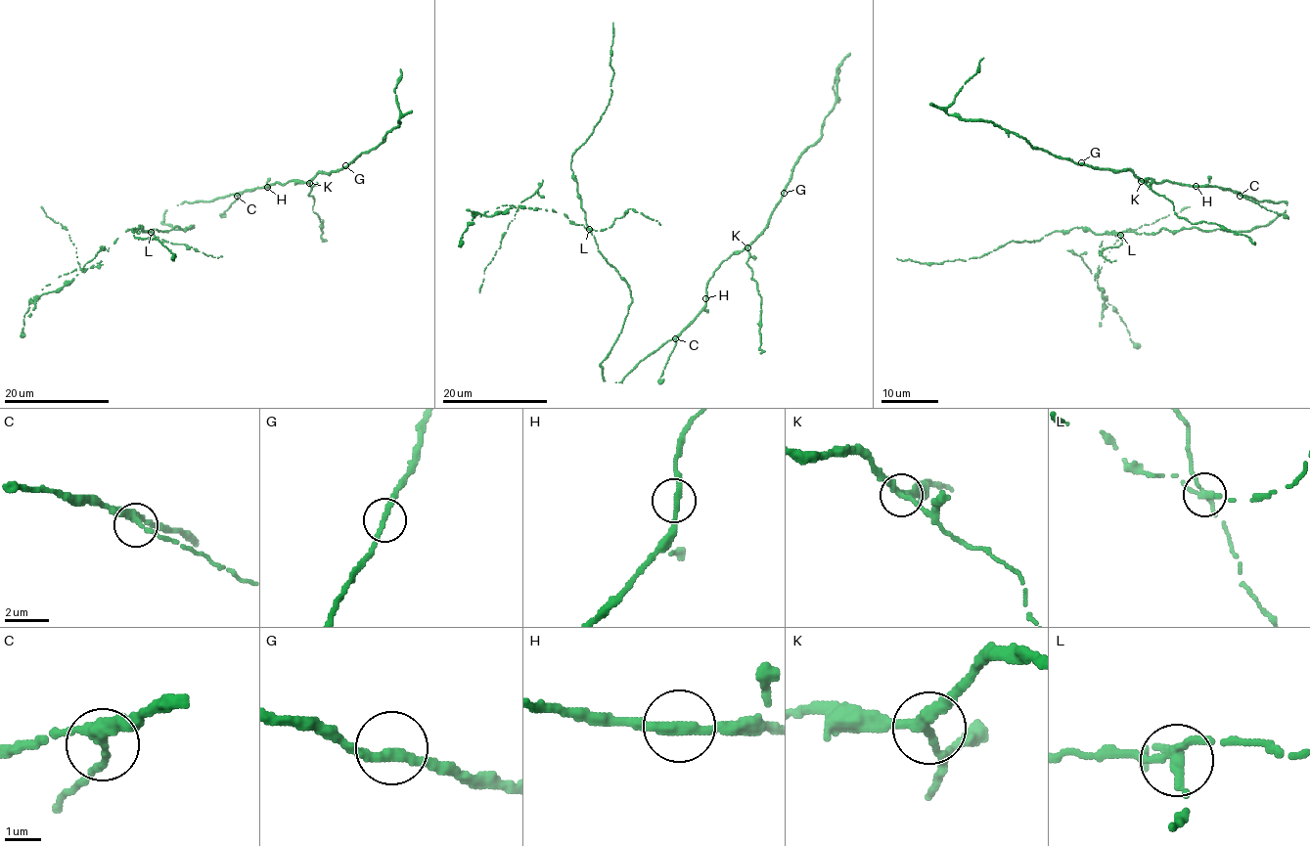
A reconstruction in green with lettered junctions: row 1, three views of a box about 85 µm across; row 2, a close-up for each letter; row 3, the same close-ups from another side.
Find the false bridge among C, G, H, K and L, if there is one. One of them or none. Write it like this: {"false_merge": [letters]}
{"false_merge": ["L"]}

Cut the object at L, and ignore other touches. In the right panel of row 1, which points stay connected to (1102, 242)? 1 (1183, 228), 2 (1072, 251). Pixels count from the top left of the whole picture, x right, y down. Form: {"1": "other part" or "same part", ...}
{"1": "other part", "2": "same part"}

